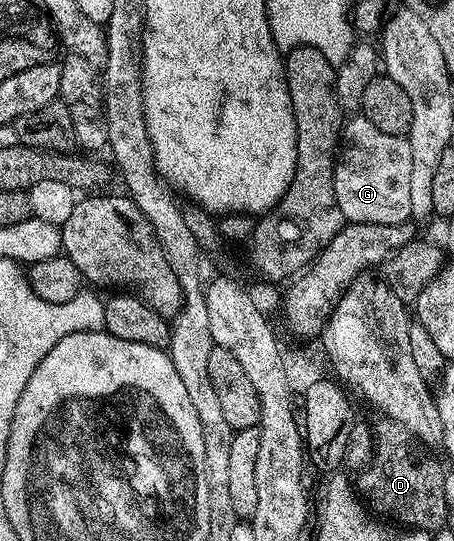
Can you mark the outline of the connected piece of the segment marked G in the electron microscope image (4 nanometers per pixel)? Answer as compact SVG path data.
M356 114L351 117L352 120L343 125L342 143L338 148L336 157L336 169L334 170L334 198L338 198L338 210L342 210L345 221L353 224L365 224L366 222L374 222L375 224L407 224L412 215L412 207L410 206L410 142L407 136L395 136L394 134L386 134L382 130L378 130L378 126L374 126L374 122L370 122L364 115Z

